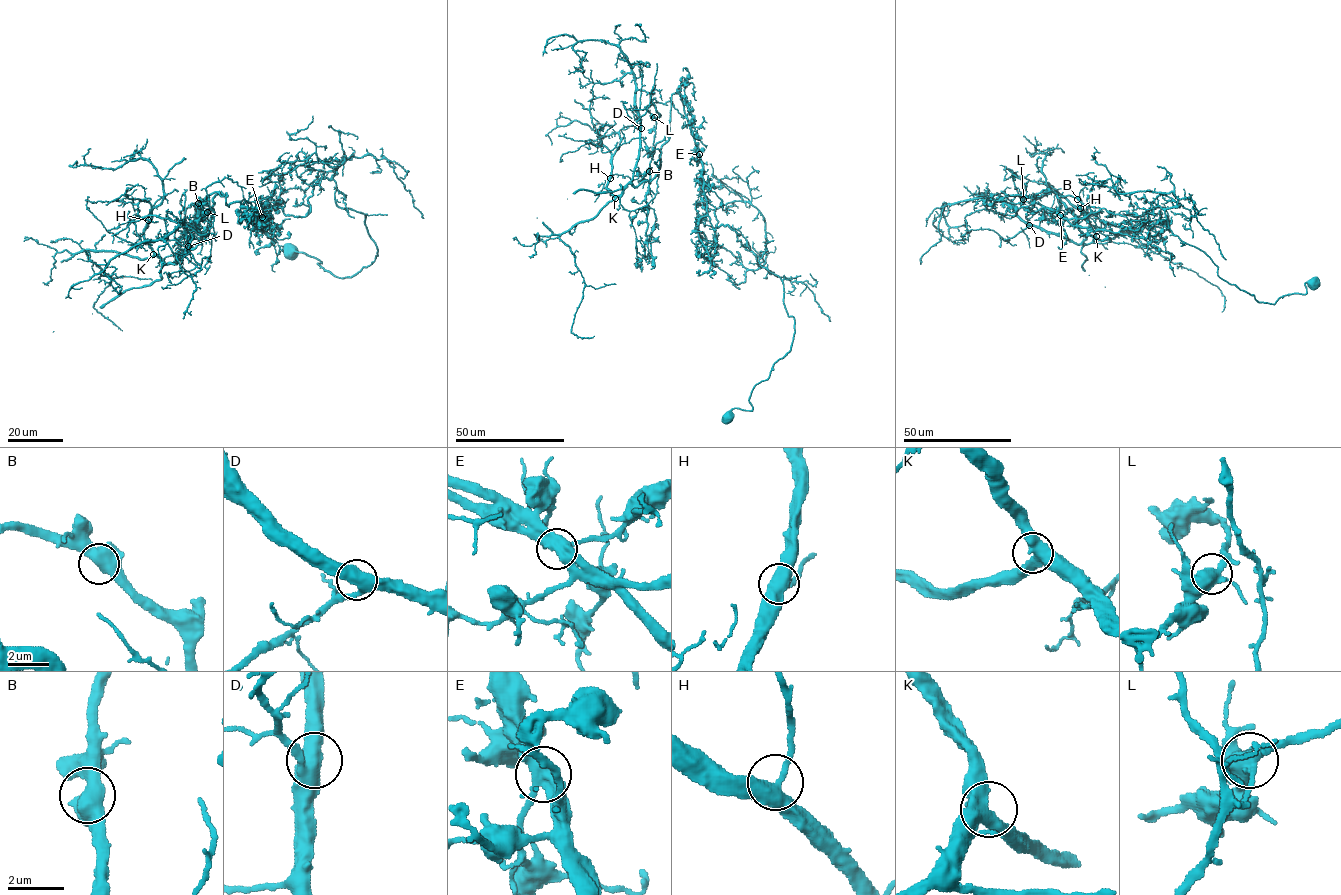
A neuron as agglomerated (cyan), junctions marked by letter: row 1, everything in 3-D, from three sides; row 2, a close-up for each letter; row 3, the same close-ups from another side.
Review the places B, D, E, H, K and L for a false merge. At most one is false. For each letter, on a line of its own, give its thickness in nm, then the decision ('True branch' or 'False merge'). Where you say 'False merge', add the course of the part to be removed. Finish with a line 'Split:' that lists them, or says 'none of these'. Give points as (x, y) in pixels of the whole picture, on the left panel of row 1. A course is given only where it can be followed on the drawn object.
B: Thickness 480 nm. True branch
D: Thickness 480 nm. True branch
E: Thickness 500 nm. False merge. Course of the part to remove: (262, 217), (272, 199), (306, 215), (332, 179), (377, 249), (341, 278), (288, 253)
H: Thickness 440 nm. True branch
K: Thickness 440 nm. True branch
L: Thickness 460 nm. True branch
Split: E

